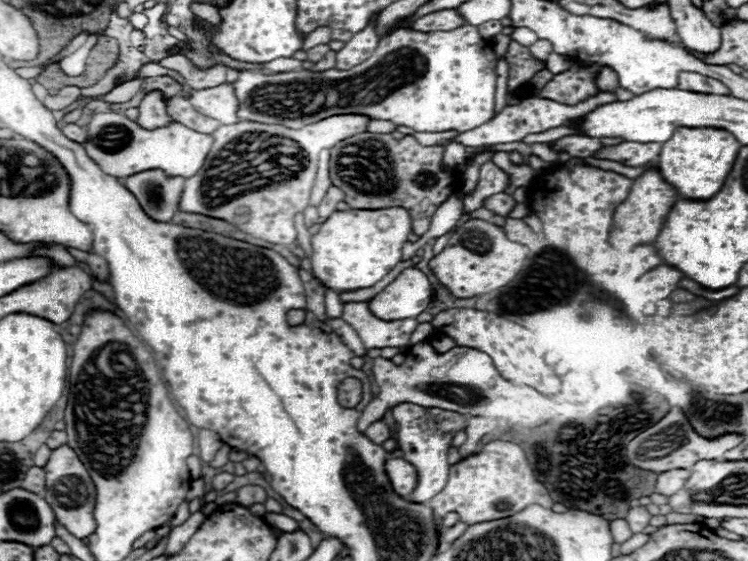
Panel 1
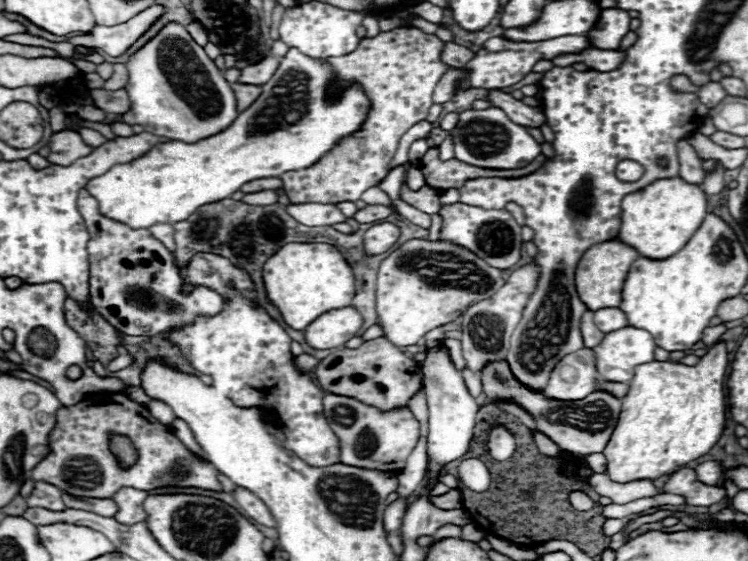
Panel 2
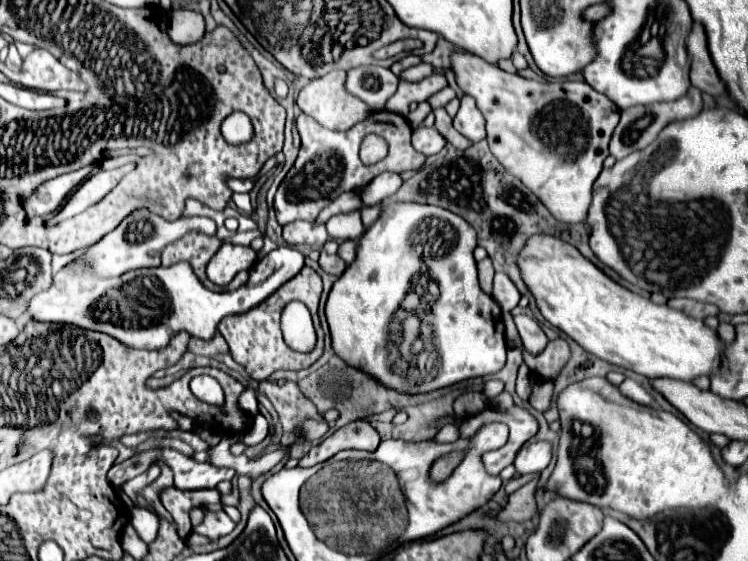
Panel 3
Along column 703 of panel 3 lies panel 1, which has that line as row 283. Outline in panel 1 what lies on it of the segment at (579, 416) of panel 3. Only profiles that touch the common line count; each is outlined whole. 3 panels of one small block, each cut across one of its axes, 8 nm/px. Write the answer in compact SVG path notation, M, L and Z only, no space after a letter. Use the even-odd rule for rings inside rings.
M486 220L464 222L450 238L448 246L428 262L428 268L446 286L454 298L474 298L498 290L514 280L522 270L528 248L506 240L504 230Z

